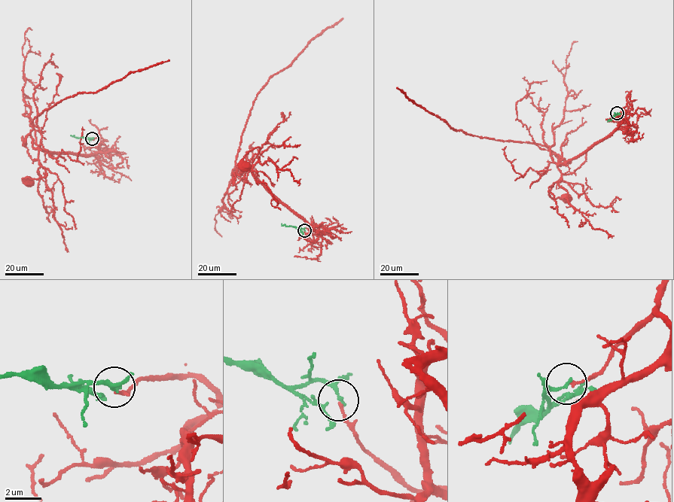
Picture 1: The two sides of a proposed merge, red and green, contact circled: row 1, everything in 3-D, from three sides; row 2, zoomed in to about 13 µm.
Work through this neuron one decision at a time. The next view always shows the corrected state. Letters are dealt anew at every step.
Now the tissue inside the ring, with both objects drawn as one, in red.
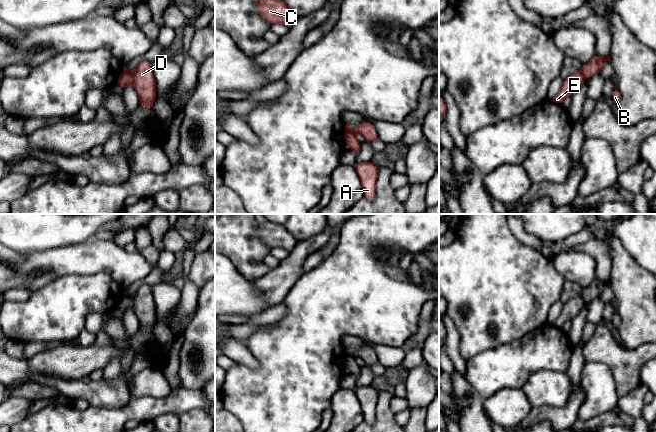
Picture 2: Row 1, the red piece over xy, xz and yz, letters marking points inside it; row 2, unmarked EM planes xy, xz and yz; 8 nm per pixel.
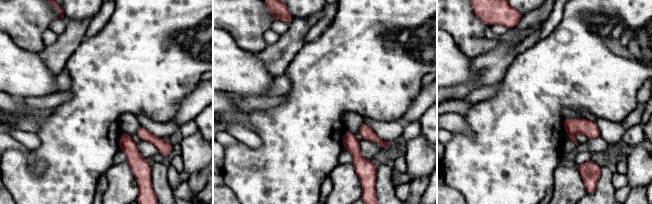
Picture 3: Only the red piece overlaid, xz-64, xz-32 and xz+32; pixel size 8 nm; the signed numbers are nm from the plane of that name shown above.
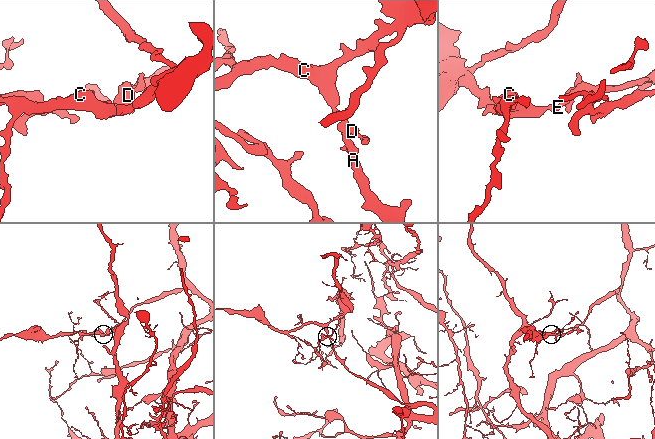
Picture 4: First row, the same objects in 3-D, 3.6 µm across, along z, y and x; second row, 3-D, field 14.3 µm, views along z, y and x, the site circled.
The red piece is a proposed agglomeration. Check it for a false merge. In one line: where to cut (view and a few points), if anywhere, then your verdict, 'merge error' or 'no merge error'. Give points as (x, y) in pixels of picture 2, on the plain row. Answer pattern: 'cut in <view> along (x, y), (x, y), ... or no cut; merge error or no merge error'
cut in xz along (347, 356), (354, 358); merge error

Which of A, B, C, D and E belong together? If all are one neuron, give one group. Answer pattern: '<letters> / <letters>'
A B / C D E

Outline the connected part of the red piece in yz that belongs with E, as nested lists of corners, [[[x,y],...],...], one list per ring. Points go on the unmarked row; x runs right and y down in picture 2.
[[[581,295],[570,299],[563,305],[561,315],[551,325],[561,329],[566,321],[571,321],[579,314],[584,305],[585,301],[583,300]]]

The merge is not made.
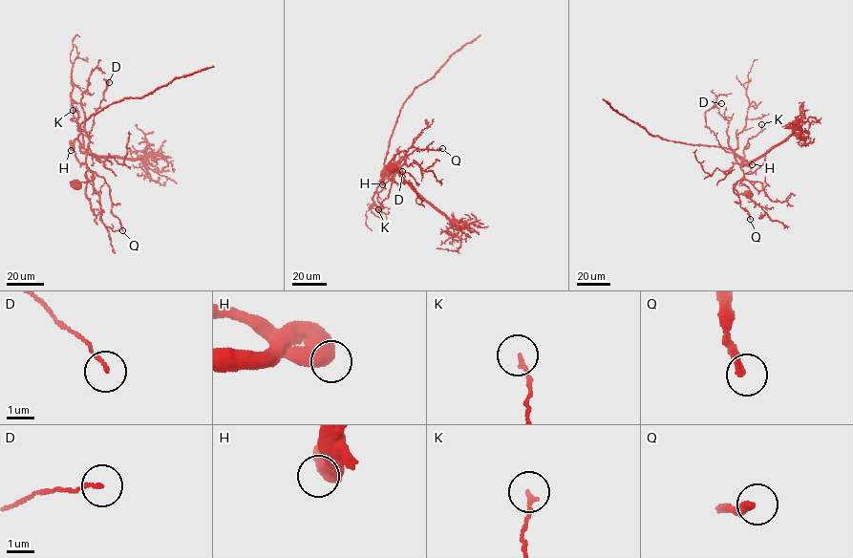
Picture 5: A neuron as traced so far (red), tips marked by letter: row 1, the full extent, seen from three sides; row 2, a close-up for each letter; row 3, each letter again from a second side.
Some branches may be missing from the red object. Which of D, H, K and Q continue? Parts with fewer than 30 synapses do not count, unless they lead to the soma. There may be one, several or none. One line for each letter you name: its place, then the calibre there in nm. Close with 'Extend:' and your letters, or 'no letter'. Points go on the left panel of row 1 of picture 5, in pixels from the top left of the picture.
Extend: no letter

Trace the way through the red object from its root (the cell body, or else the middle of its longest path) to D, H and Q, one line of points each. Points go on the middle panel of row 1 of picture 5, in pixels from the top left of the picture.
D: (393, 167), (391, 160), (404, 151), (396, 170), (394, 156), (397, 148), (400, 162), (396, 164), (402, 171)
H: (393, 167), (390, 167), (391, 160), (405, 151), (396, 170), (382, 176), (382, 184)
Q: (393, 167), (390, 167), (390, 160), (403, 151), (405, 153), (400, 166), (416, 148), (442, 148)

